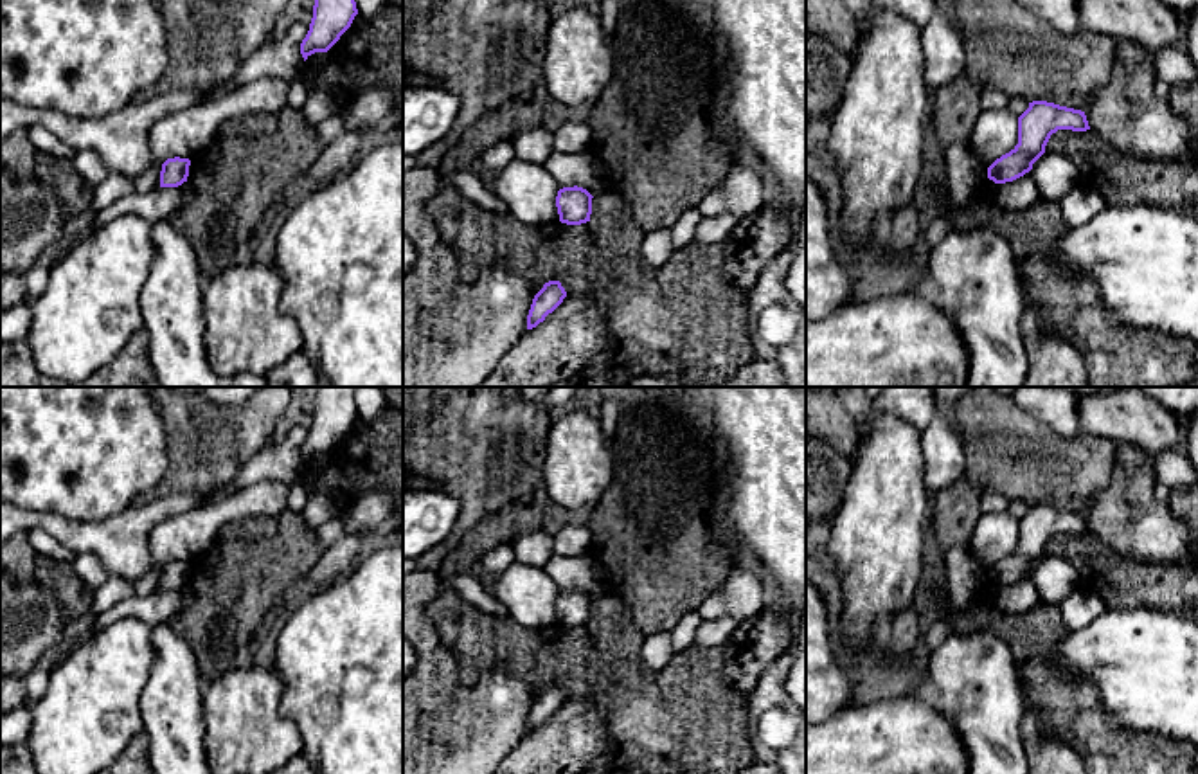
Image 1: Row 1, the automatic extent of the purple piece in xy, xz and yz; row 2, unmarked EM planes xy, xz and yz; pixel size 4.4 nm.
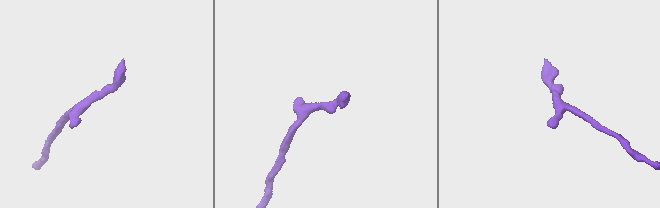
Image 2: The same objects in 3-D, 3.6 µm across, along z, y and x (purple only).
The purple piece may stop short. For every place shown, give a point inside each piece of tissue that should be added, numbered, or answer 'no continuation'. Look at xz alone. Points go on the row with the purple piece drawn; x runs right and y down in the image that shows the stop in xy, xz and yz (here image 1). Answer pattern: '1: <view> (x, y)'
no continuation

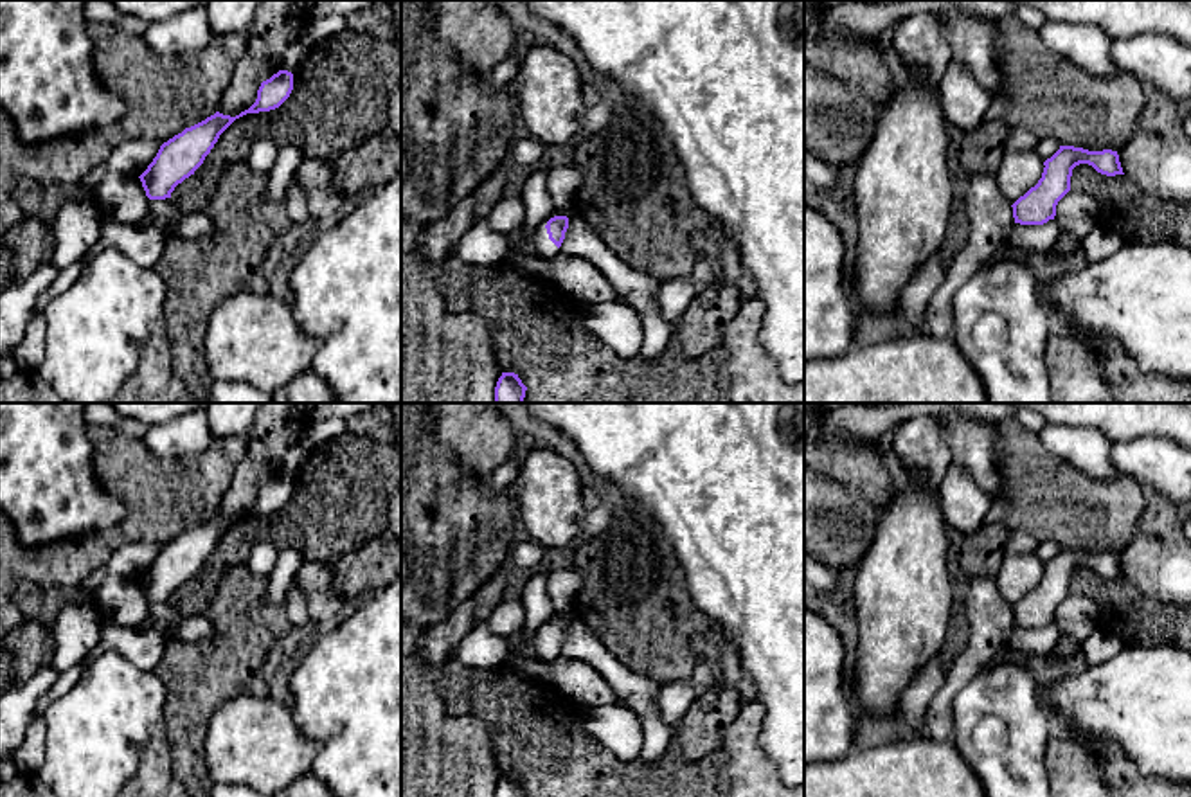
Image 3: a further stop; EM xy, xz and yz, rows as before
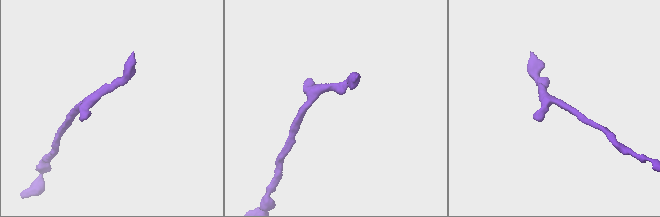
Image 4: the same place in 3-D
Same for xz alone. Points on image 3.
1: xz (540, 238)

